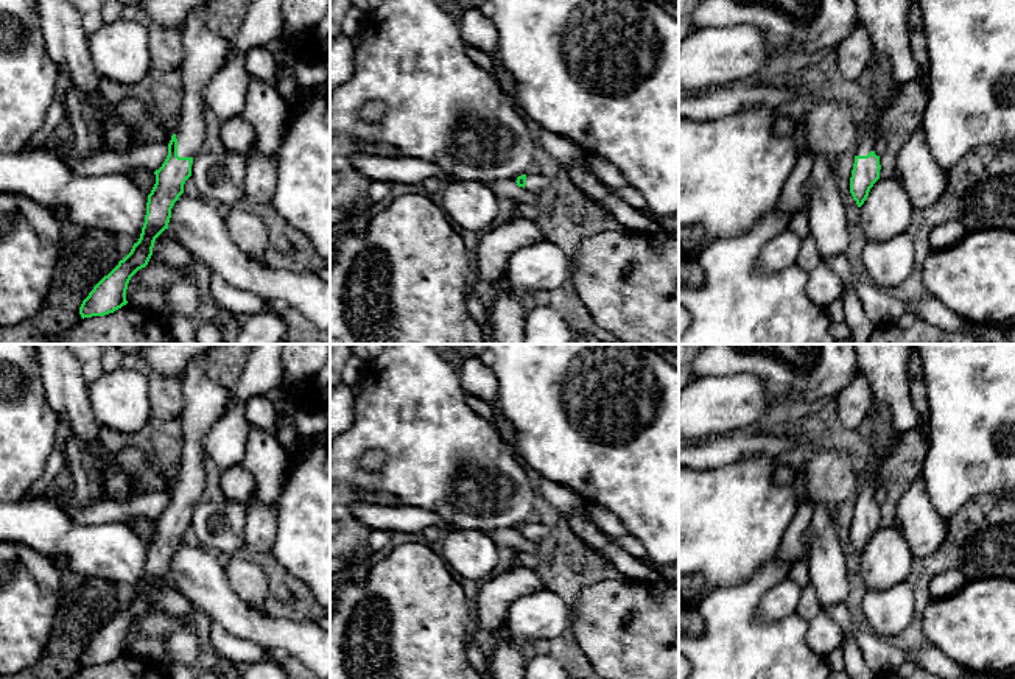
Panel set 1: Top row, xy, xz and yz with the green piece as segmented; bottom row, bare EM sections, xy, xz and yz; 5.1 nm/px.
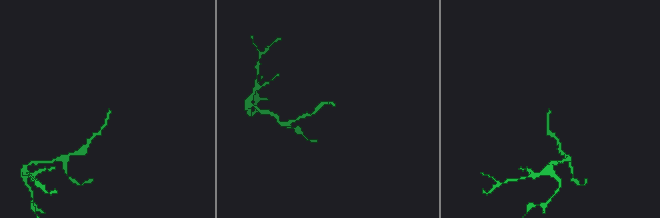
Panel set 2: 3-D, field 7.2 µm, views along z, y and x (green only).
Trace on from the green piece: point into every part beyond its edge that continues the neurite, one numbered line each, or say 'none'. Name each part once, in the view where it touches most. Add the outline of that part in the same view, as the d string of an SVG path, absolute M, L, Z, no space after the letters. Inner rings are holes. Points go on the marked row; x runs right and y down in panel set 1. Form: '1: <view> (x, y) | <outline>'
1: xy (206, 53) | M210 5L193 9L182 28L184 59L179 65L177 84L187 93L174 131L177 156L195 157L205 137L204 100L199 97L202 83L209 81L226 62L229 44L207 28Z

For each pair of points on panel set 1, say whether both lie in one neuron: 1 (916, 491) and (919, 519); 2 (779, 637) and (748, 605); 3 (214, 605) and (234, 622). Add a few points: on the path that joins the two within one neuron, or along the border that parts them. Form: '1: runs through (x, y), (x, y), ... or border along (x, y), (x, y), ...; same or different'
1: runs through (916, 497), (916, 513); same
2: runs through (766, 637), (760, 637), (748, 625), (748, 617); same
3: runs through (218, 606), (229, 617); same

